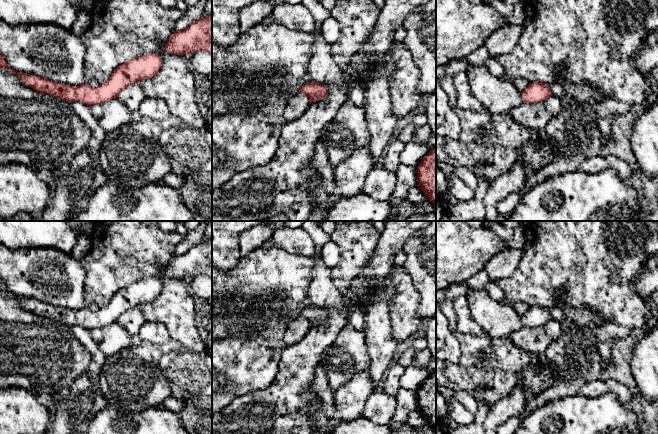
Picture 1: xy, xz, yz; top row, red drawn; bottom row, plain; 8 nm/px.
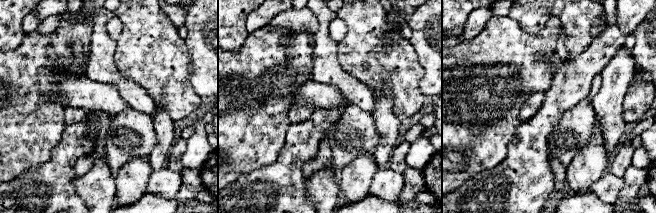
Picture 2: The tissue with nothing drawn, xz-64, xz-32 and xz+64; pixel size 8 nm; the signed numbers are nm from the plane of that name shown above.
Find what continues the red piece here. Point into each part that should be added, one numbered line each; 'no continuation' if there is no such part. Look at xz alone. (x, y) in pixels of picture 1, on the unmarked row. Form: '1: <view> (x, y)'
no continuation

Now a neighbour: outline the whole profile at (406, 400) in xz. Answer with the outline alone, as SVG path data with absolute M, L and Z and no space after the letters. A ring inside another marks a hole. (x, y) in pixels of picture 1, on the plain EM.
M401 388L395 398L397 407L393 415L393 422L401 425L407 422L411 412L418 410L417 392Z

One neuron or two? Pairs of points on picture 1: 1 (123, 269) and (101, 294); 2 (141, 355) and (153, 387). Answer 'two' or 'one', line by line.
1: one
2: one

